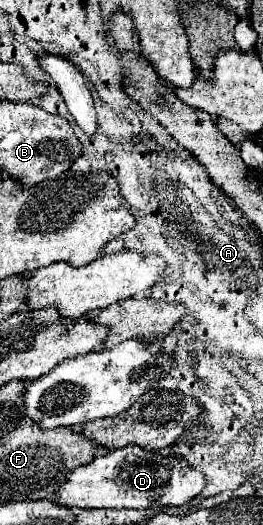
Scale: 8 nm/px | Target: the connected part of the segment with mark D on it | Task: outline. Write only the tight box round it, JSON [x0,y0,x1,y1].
[55,448,205,508]

